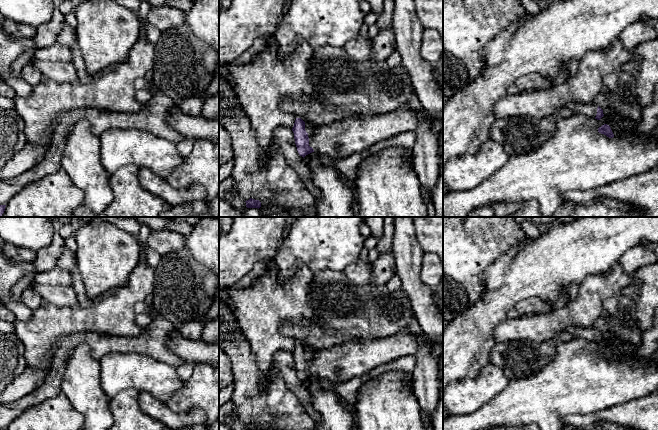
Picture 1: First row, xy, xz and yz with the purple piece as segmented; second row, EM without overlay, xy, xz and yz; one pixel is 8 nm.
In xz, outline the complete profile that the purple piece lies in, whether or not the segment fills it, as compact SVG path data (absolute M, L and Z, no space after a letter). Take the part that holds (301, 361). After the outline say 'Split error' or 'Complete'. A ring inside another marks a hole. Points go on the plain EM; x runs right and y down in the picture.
M404 328L384 339L350 341L330 348L315 348L311 358L306 356L305 346L296 342L292 355L297 375L303 382L312 376L319 376L341 384L385 363L414 355L420 341Z. Split error

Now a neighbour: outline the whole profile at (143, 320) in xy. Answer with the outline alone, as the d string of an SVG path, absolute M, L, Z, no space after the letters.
M145 313L136 314L135 316L135 321L137 325L142 327L143 329L146 329L150 325L151 320L152 320L151 317Z

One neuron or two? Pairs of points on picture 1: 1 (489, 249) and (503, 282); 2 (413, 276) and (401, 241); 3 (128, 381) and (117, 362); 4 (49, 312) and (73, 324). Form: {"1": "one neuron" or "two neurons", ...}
{"1": "two neurons", "2": "one neuron", "3": "one neuron", "4": "one neuron"}

